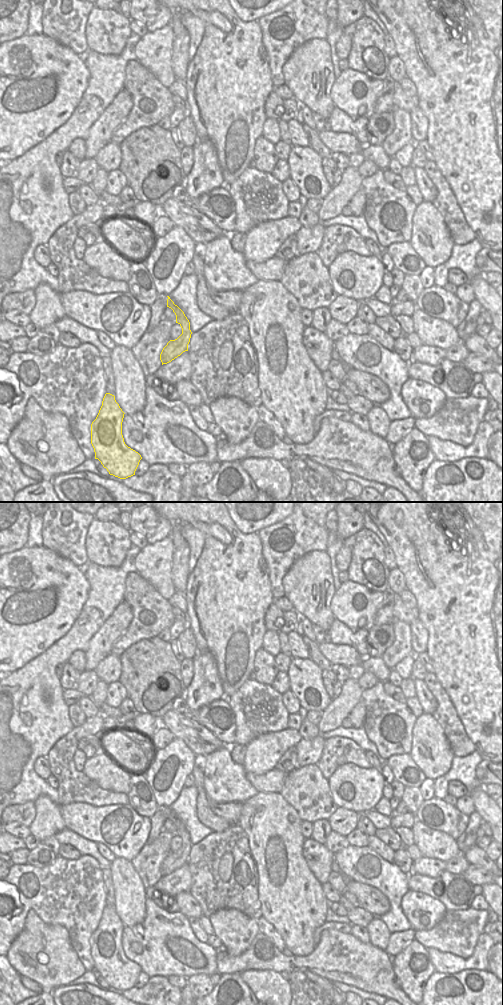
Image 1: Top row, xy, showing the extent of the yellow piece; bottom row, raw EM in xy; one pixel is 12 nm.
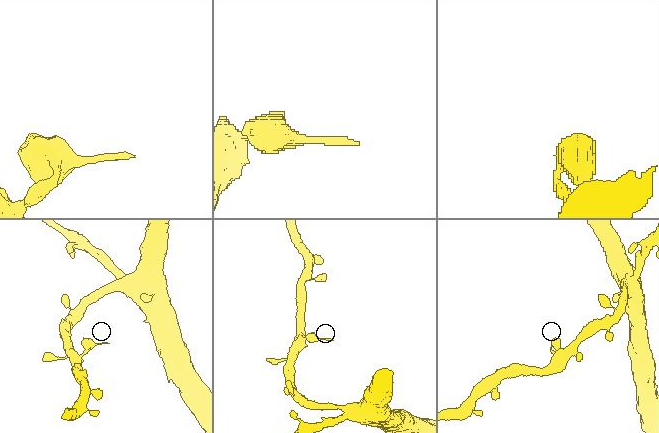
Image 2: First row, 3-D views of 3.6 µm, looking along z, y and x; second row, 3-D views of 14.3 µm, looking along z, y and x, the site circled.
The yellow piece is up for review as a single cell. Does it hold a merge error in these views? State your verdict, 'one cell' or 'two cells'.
one cell

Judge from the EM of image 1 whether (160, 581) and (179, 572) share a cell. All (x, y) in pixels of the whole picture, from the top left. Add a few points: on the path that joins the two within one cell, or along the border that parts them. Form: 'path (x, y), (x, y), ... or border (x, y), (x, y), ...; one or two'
border (173, 553), (171, 582), (176, 591); two

